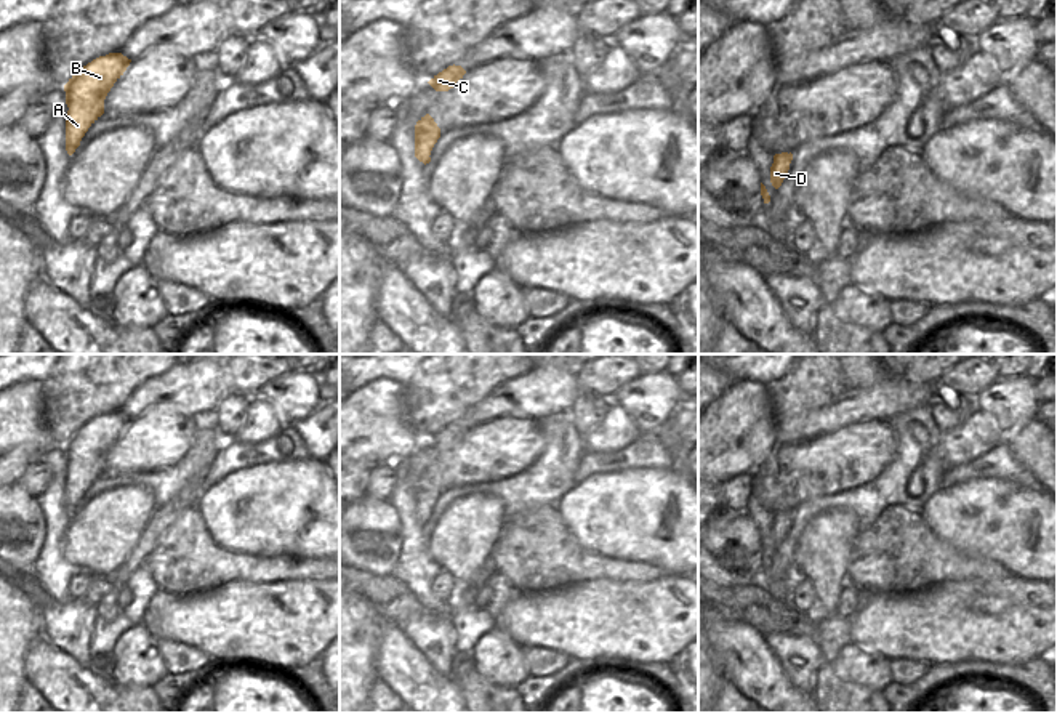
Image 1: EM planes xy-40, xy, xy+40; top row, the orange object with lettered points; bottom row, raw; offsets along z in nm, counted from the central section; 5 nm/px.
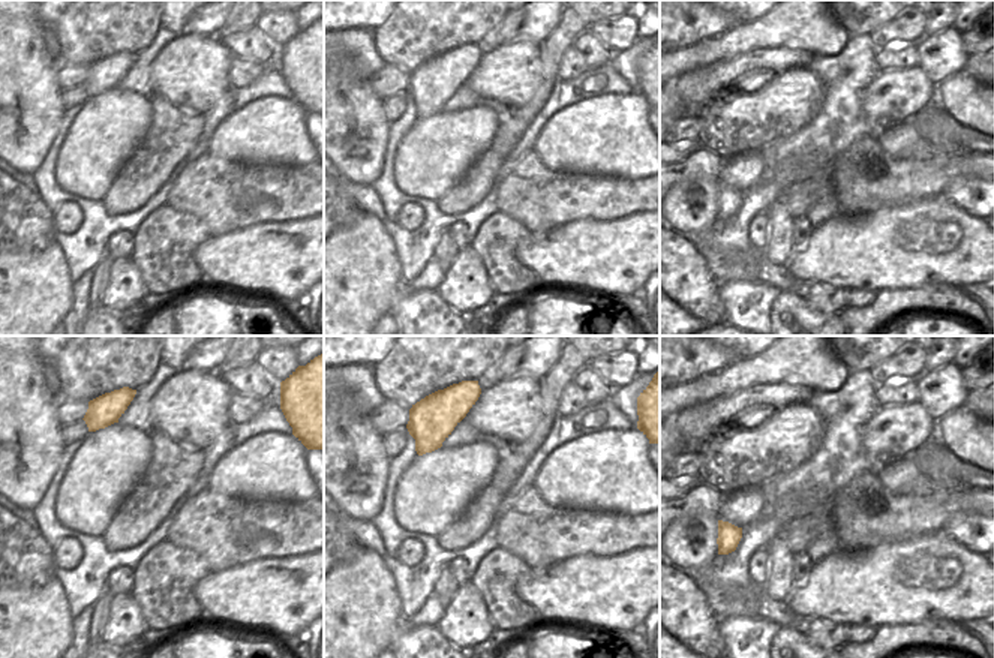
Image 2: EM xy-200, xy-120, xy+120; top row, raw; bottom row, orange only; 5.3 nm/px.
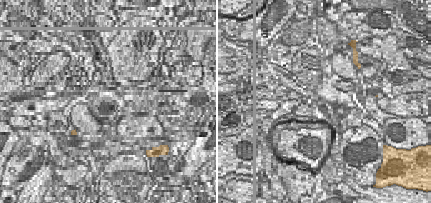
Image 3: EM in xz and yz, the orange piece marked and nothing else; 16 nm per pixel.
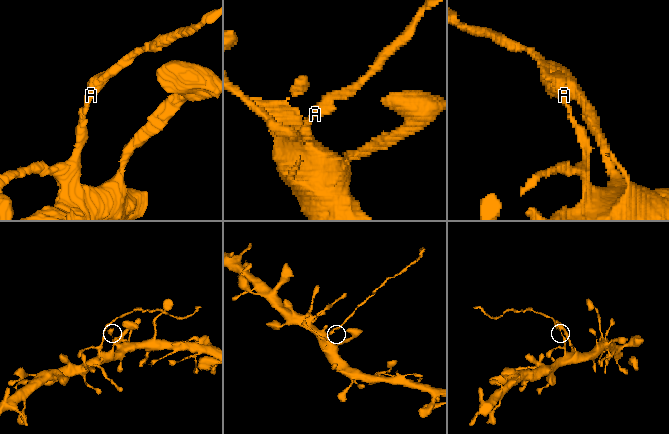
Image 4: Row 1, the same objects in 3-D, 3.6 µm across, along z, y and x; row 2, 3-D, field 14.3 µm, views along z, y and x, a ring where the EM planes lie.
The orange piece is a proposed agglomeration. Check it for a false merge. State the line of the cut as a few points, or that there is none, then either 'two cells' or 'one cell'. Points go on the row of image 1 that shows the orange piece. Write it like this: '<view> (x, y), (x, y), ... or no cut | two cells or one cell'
xy (428, 156), (423, 162) | two cells

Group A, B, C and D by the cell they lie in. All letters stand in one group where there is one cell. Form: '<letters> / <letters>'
A B C / D

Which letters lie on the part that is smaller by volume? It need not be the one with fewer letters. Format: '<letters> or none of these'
A, B, C

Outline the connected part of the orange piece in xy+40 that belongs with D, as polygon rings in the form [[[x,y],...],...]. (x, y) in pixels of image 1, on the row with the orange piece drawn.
[[[775,154],[774,155],[774,163],[770,167],[770,183],[775,189],[778,189],[790,170],[790,163],[793,160],[793,154]]]

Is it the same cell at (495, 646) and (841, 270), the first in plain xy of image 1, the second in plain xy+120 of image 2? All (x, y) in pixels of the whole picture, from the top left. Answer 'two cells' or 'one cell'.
two cells

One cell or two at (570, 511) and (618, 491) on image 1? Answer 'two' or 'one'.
one

